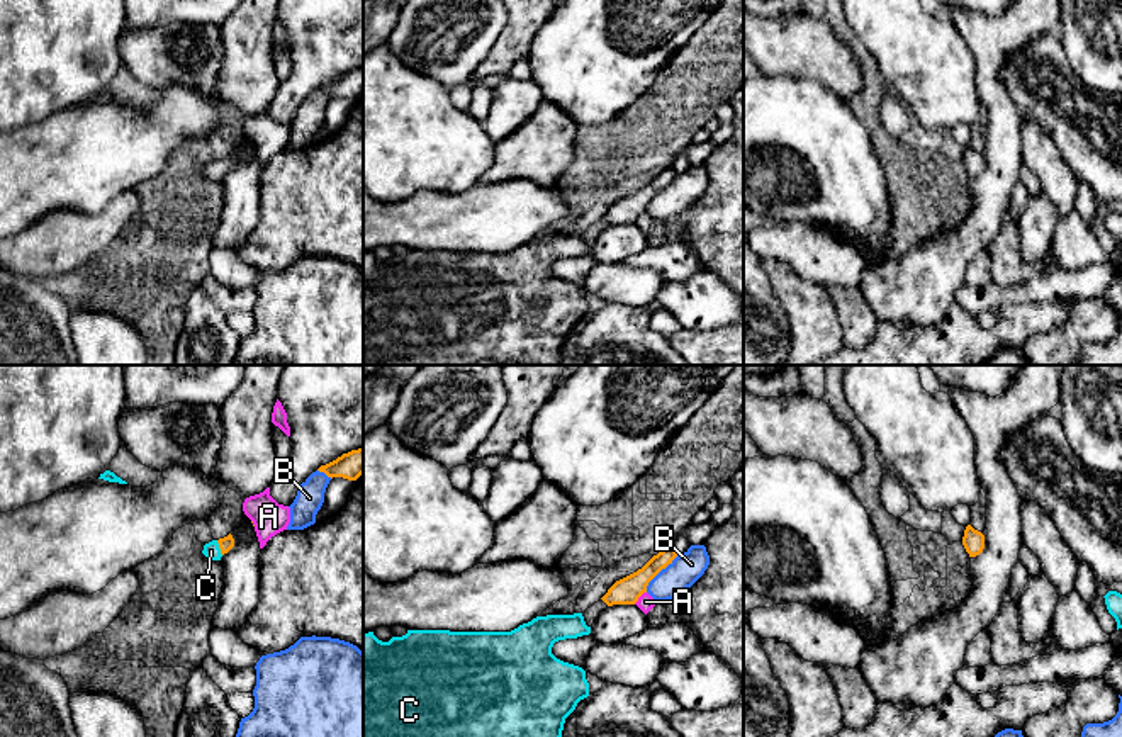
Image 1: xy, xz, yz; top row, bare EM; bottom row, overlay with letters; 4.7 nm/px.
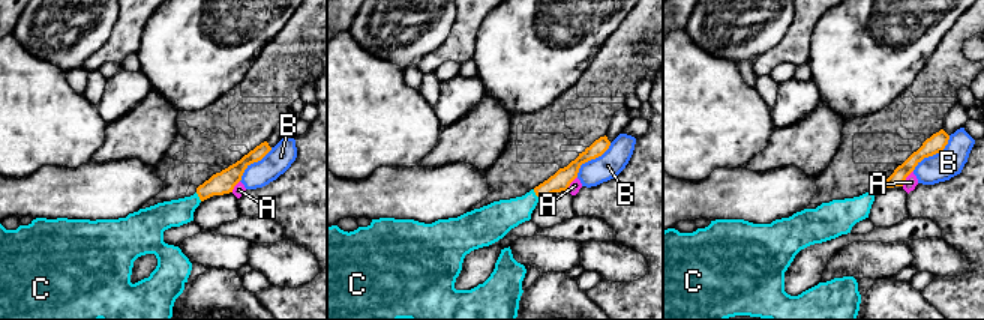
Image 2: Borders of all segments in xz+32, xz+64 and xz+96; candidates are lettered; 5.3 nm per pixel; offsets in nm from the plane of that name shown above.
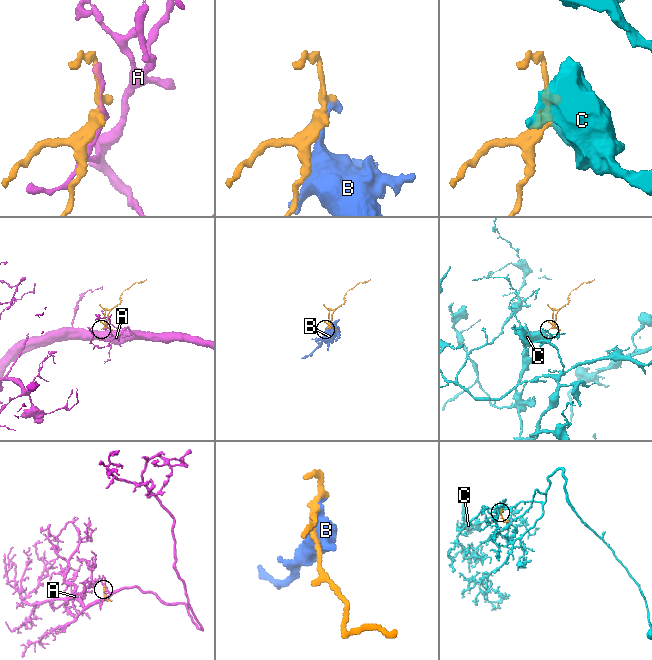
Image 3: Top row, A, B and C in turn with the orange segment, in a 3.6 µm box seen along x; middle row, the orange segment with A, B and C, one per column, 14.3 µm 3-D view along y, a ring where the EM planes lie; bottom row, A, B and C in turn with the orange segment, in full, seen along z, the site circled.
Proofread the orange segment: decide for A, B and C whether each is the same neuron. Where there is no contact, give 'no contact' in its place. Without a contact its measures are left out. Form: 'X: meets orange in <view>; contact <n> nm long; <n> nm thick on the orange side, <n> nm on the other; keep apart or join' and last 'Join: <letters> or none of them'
A: meets orange in xz; contact 90 nm long; 130 nm thick on the orange side, 80 nm on the other; keep apart
B: meets orange in xz; contact 240 nm long; 130 nm thick on the orange side, 150 nm on the other; keep apart
C: meets orange in xy; contact 80 nm long; 70 nm thick on the orange side, 80 nm on the other; join
Join: C

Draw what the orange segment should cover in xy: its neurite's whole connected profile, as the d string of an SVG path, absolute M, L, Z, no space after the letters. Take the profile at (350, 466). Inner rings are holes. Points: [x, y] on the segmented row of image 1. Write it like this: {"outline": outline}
{"outline": "M363 448L343 453L336 460L321 465L317 470L324 472L331 479L343 477L348 481L356 481L363 474Z"}

